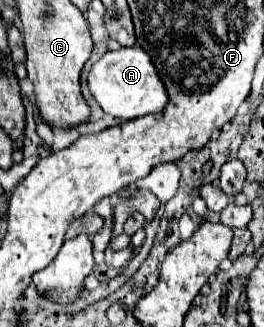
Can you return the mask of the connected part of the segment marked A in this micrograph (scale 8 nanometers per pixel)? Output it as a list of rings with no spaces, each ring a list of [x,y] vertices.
[[[140,46],[132,48],[118,48],[112,52],[106,52],[90,70],[88,74],[88,86],[96,102],[106,114],[112,114],[120,120],[134,120],[138,116],[146,114],[158,114],[166,108],[168,94],[164,82],[158,78],[158,70],[154,70],[154,64],[150,62],[150,56],[146,50],[140,50]]]

